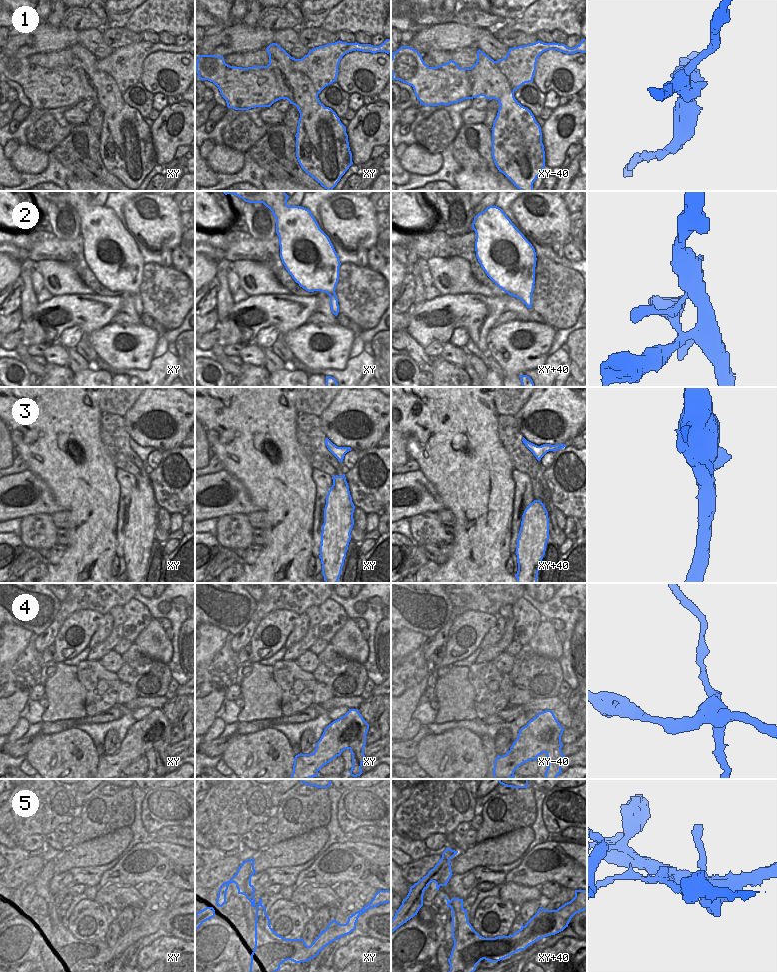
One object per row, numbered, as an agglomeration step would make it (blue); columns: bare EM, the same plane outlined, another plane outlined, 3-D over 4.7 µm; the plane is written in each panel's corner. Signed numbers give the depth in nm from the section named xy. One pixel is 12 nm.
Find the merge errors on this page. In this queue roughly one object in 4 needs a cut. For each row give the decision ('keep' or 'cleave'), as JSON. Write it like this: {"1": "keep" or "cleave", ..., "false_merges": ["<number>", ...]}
{"1": "cleave", "2": "keep", "3": "keep", "4": "cleave", "5": "cleave", "false_merges": ["1", "4", "5"]}

